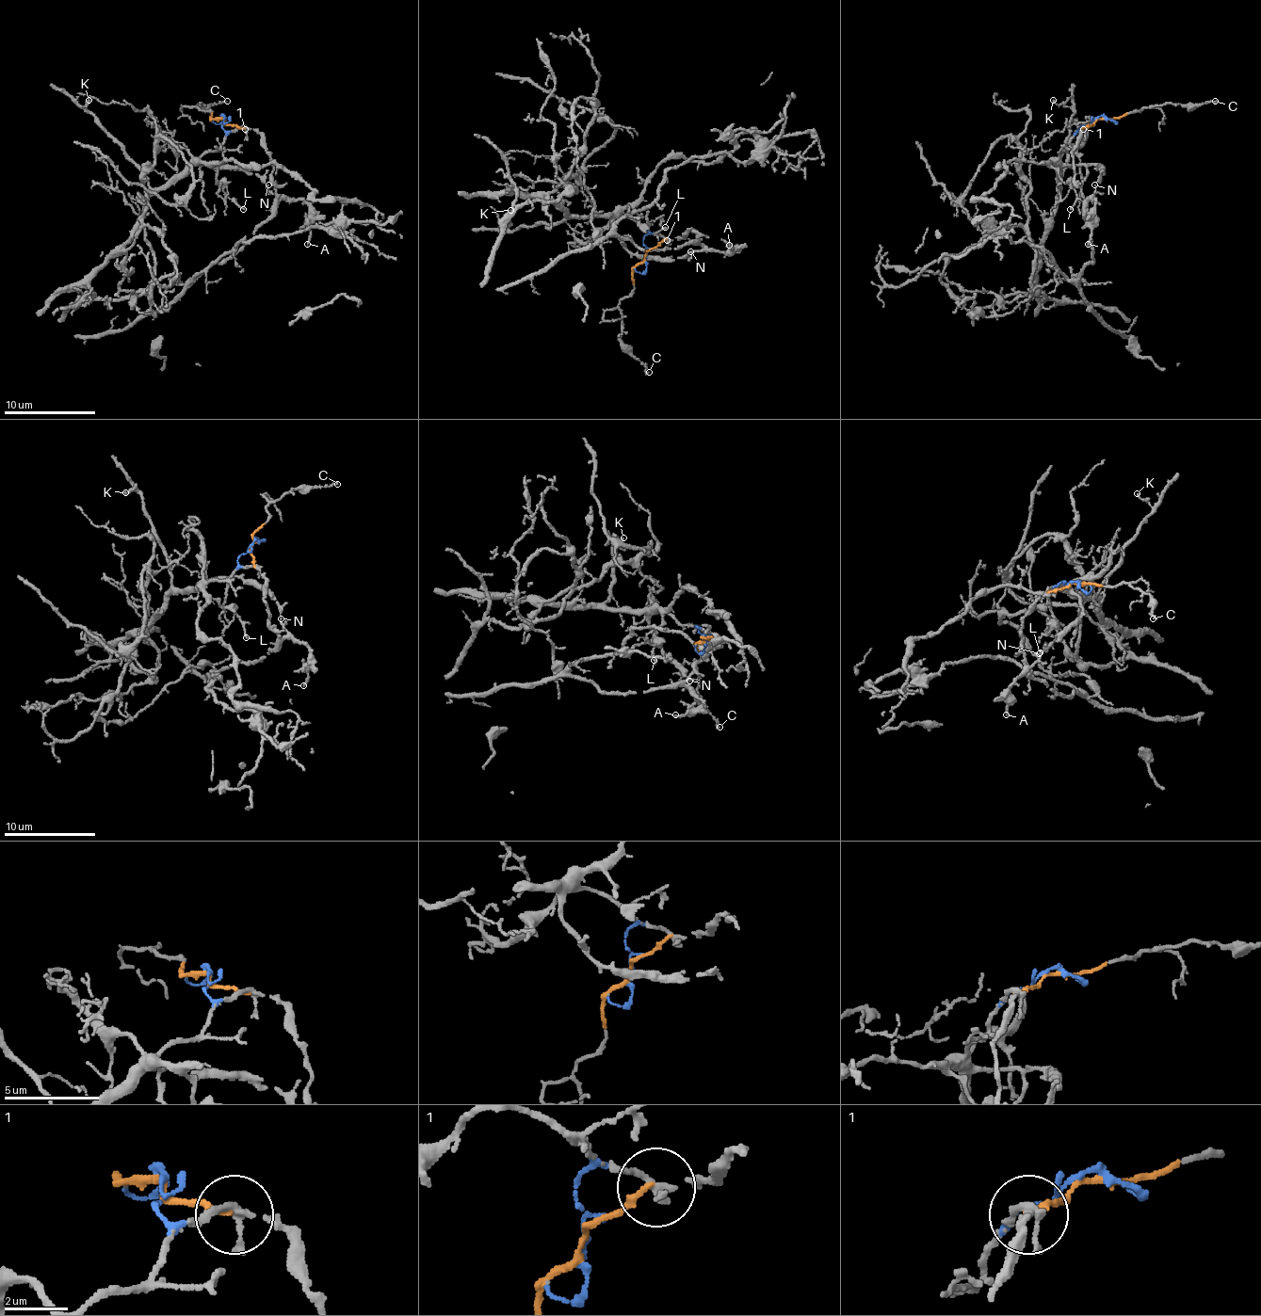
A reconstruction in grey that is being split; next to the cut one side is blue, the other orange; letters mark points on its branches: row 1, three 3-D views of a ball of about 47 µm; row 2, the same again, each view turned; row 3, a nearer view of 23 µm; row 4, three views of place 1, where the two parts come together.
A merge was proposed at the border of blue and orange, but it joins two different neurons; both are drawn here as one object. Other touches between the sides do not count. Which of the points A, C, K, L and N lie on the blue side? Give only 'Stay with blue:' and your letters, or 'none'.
Stay with blue: K, L

